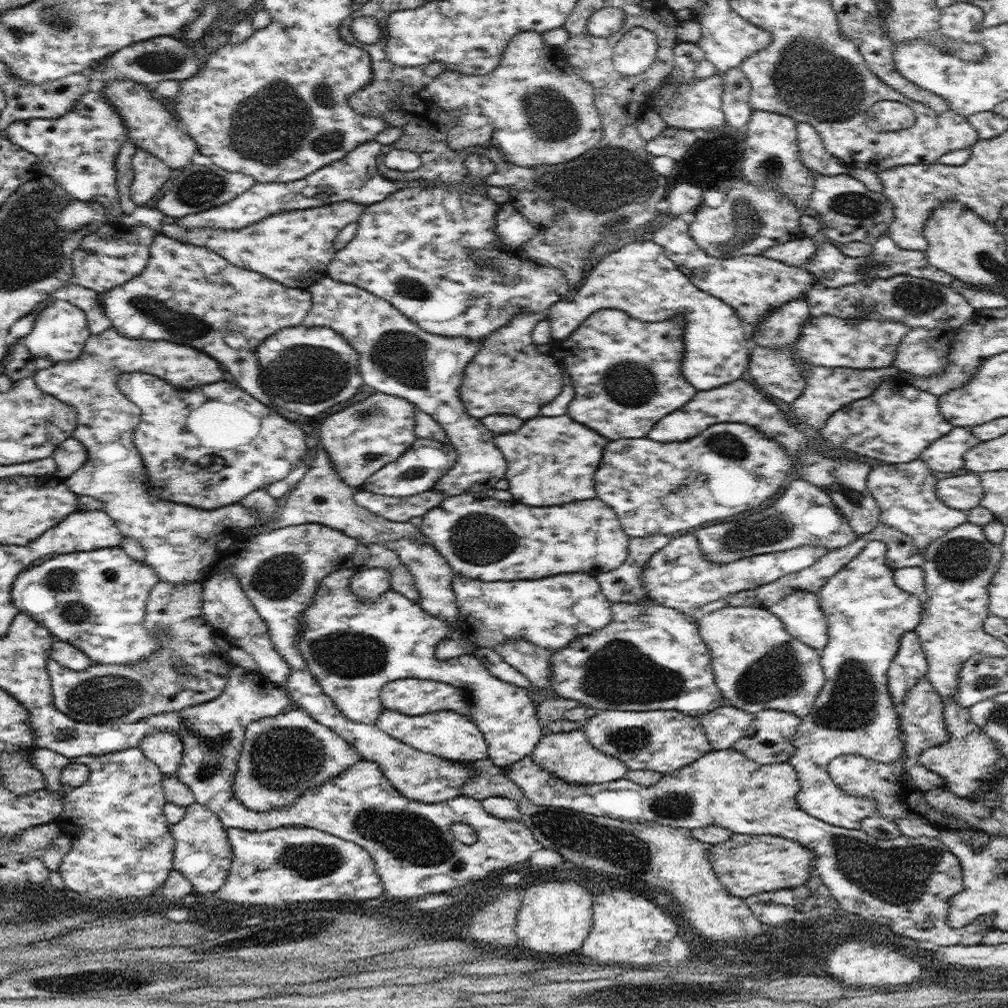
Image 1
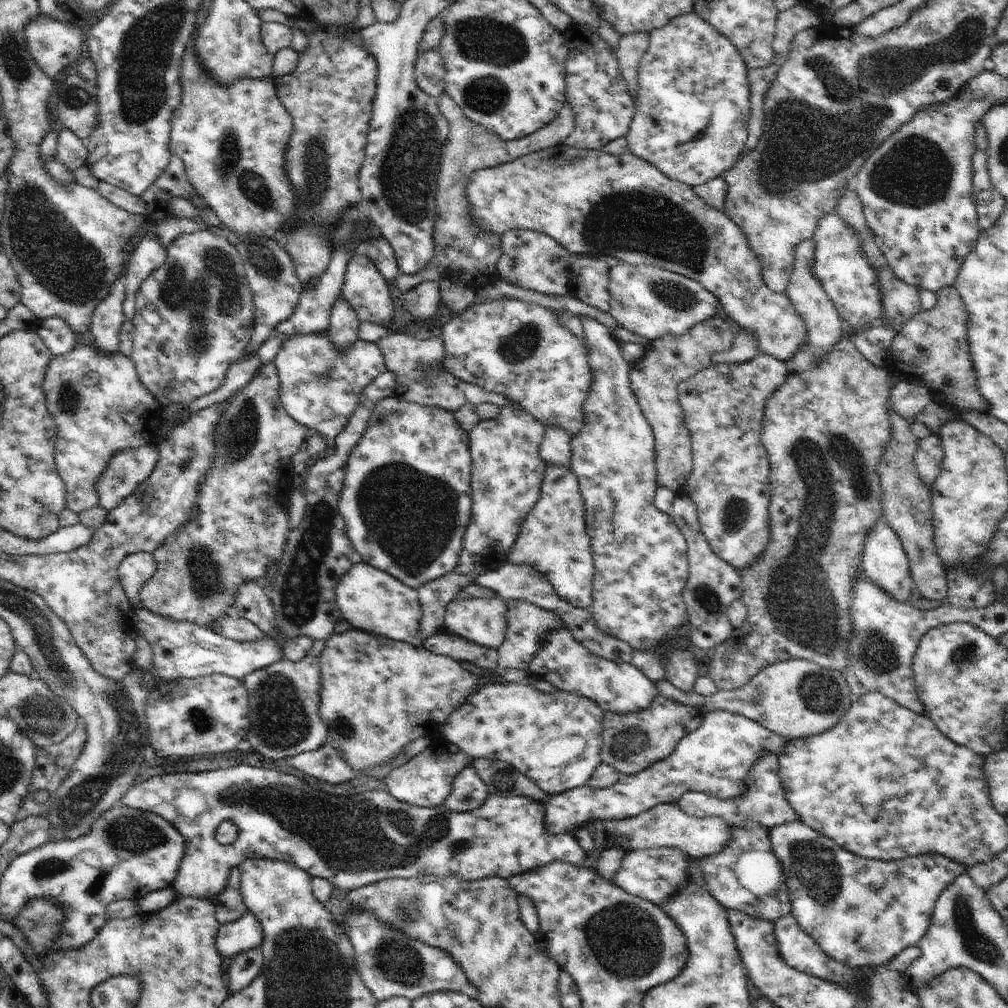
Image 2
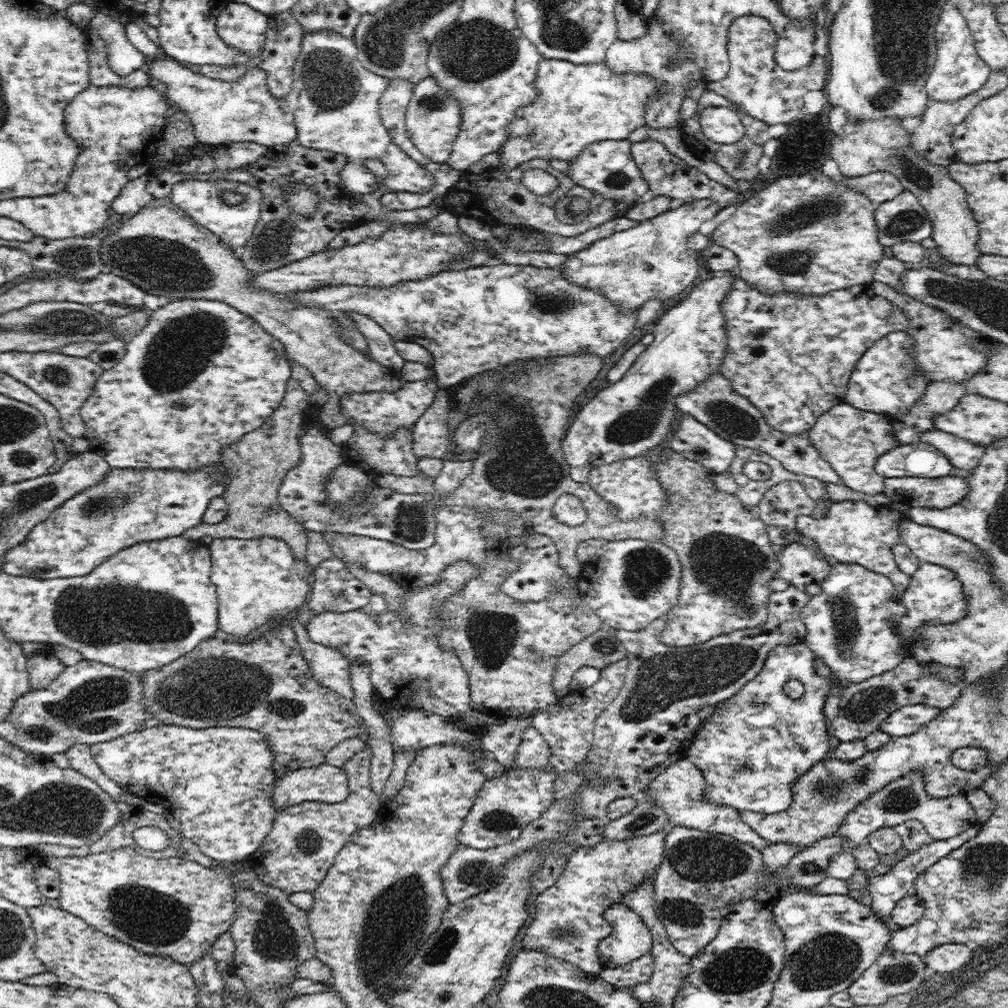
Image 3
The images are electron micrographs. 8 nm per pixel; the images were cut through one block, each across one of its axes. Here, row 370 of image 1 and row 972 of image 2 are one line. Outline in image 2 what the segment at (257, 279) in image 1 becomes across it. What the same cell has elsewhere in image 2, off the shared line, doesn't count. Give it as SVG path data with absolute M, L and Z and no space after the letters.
M254 947L231 957L228 988L232 994L244 990L259 974L263 967L263 950Z

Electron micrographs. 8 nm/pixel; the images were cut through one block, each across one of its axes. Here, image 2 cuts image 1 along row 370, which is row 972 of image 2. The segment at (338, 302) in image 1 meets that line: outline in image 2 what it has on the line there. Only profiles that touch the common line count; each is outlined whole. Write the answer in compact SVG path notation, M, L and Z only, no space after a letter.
M351 908L349 912L344 921L345 932L351 940L360 976L378 1002L394 997L406 997L413 1001L428 993L448 991L477 998L476 988L446 951L411 939L403 931L382 923L370 911Z

